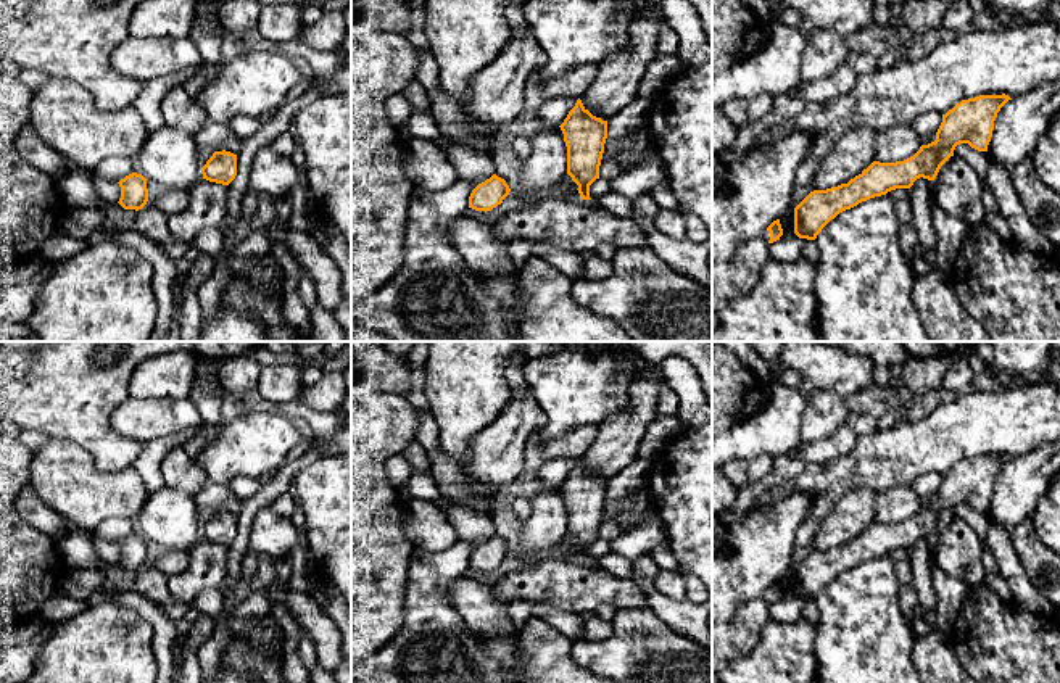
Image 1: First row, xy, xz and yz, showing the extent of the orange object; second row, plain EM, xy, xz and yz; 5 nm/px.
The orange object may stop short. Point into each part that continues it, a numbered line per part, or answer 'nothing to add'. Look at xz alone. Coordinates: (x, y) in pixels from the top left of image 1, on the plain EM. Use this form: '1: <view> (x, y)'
nothing to add

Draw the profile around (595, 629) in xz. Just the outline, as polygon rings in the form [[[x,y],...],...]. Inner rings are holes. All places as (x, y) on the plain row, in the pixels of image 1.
[[[591,617],[585,622],[583,638],[586,641],[607,640],[612,635],[612,623],[598,617]]]

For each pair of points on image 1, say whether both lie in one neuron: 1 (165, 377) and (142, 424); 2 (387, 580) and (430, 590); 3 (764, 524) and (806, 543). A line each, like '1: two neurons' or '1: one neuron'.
1: two neurons
2: two neurons
3: two neurons

